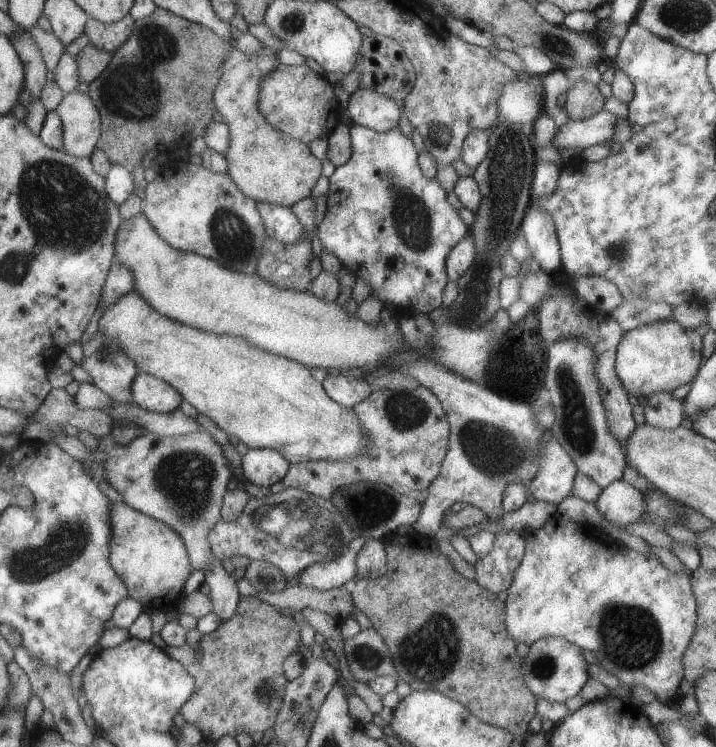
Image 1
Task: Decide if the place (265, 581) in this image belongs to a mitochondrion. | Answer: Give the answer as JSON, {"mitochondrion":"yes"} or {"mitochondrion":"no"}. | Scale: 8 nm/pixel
{"mitochondrion":"no"}

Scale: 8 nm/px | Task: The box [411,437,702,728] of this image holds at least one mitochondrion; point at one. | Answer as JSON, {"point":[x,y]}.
{"point":[630,638]}

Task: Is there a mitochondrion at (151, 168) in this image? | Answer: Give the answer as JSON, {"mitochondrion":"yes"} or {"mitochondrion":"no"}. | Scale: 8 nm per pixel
{"mitochondrion":"no"}

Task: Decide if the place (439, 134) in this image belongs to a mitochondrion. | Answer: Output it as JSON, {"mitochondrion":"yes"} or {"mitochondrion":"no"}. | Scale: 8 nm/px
{"mitochondrion":"yes"}

